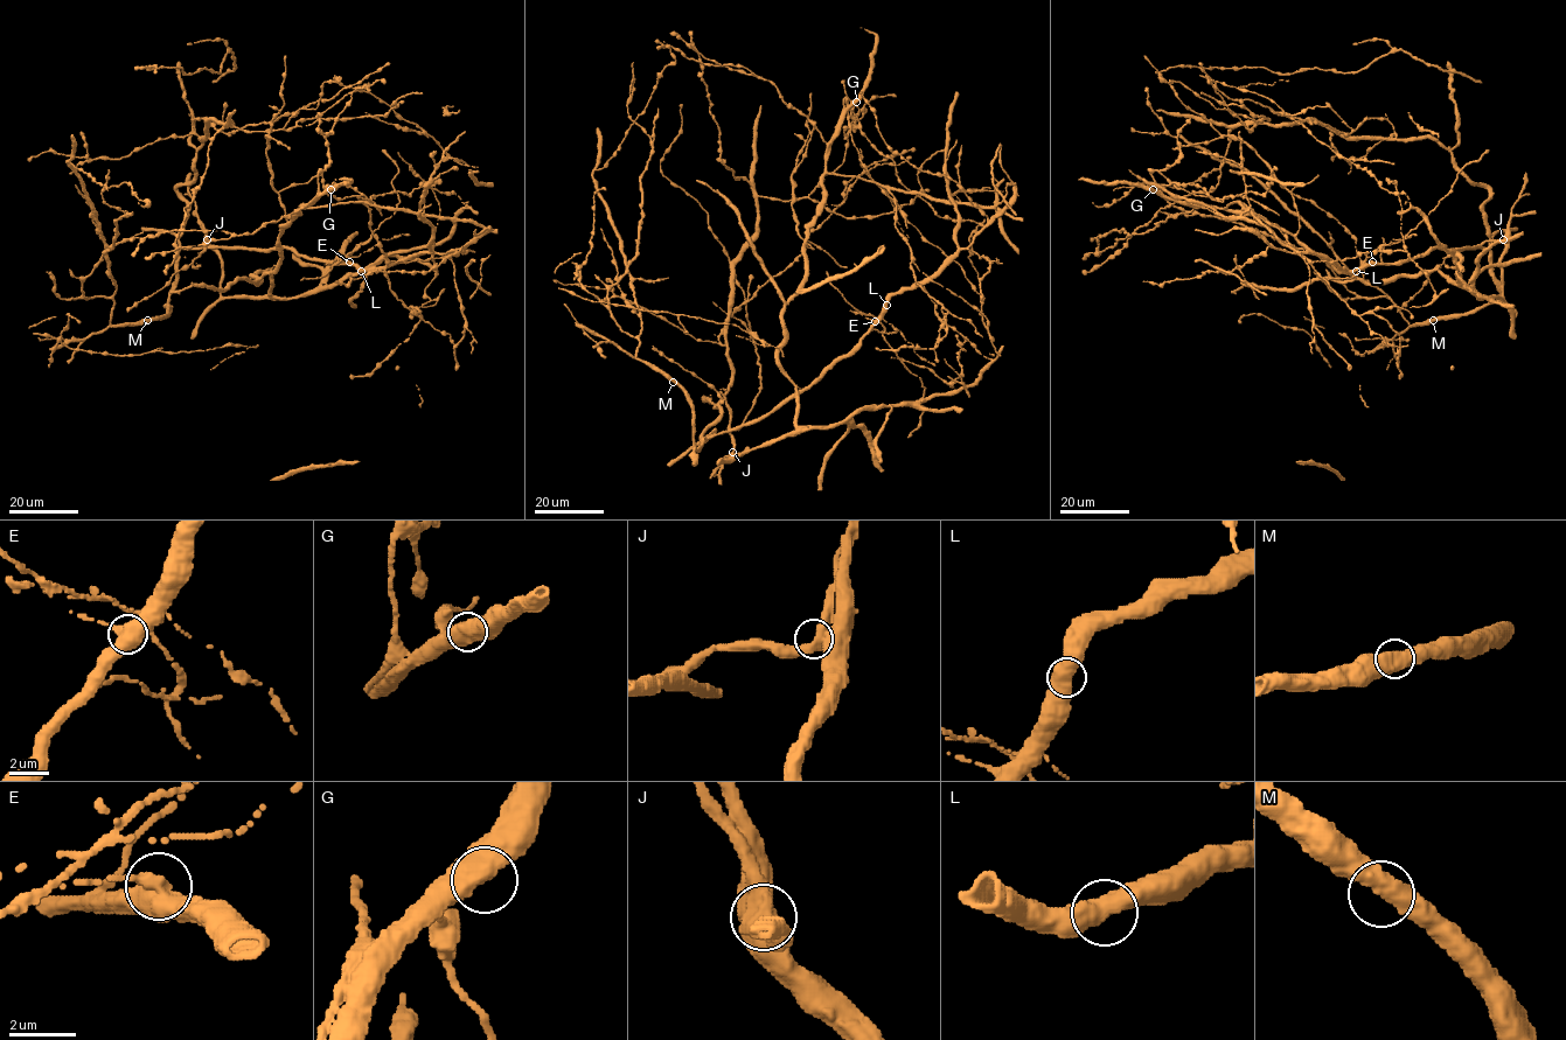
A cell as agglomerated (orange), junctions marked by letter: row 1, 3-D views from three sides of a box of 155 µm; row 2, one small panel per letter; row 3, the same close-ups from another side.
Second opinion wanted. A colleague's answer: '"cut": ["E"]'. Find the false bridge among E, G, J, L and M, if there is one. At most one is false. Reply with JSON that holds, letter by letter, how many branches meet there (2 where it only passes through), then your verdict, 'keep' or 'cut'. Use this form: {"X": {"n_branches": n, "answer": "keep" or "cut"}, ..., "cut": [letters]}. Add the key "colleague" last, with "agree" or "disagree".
{"E": {"n_branches": 2, "answer": "cut"}, "G": {"n_branches": 2, "answer": "keep"}, "J": {"n_branches": 2, "answer": "keep"}, "L": {"n_branches": 2, "answer": "keep"}, "M": {"n_branches": 2, "answer": "keep"}, "cut": ["E"], "colleague": "agree"}

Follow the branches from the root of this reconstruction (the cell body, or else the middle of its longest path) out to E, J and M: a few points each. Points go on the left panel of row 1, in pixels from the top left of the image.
E: (222, 265), (222, 258), (206, 241), (204, 246), (293, 248), (310, 258), (333, 264), (350, 262)
J: (222, 265), (222, 258), (207, 239)
M: (222, 265), (208, 241), (201, 248), (181, 249), (167, 313), (147, 320)

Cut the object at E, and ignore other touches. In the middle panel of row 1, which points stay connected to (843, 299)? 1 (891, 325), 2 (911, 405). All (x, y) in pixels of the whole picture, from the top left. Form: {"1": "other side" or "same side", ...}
{"1": "same side", "2": "other side"}

